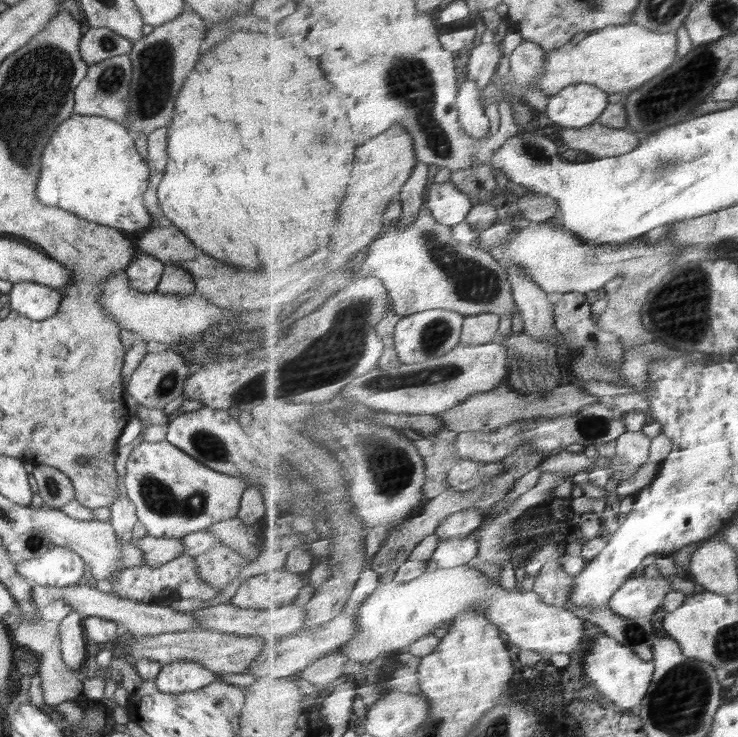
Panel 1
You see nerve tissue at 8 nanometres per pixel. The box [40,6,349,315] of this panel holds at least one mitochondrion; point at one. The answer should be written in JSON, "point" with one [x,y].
{"point":[154,66]}

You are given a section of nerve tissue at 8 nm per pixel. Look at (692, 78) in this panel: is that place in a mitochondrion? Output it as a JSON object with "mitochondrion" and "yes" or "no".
{"mitochondrion":"yes"}

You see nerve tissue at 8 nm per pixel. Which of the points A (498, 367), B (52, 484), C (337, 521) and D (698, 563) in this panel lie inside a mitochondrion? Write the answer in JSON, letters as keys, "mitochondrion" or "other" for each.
{"A":"other","B":"mitochondrion","C":"other","D":"other"}

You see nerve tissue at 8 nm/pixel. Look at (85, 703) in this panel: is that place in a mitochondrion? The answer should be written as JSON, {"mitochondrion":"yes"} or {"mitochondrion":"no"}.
{"mitochondrion":"no"}

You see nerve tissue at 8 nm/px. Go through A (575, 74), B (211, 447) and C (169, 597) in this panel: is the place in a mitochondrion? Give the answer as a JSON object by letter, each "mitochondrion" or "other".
{"A":"other","B":"mitochondrion","C":"other"}

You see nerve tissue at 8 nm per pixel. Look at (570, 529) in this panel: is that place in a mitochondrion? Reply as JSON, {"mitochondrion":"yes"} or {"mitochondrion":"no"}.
{"mitochondrion":"no"}

